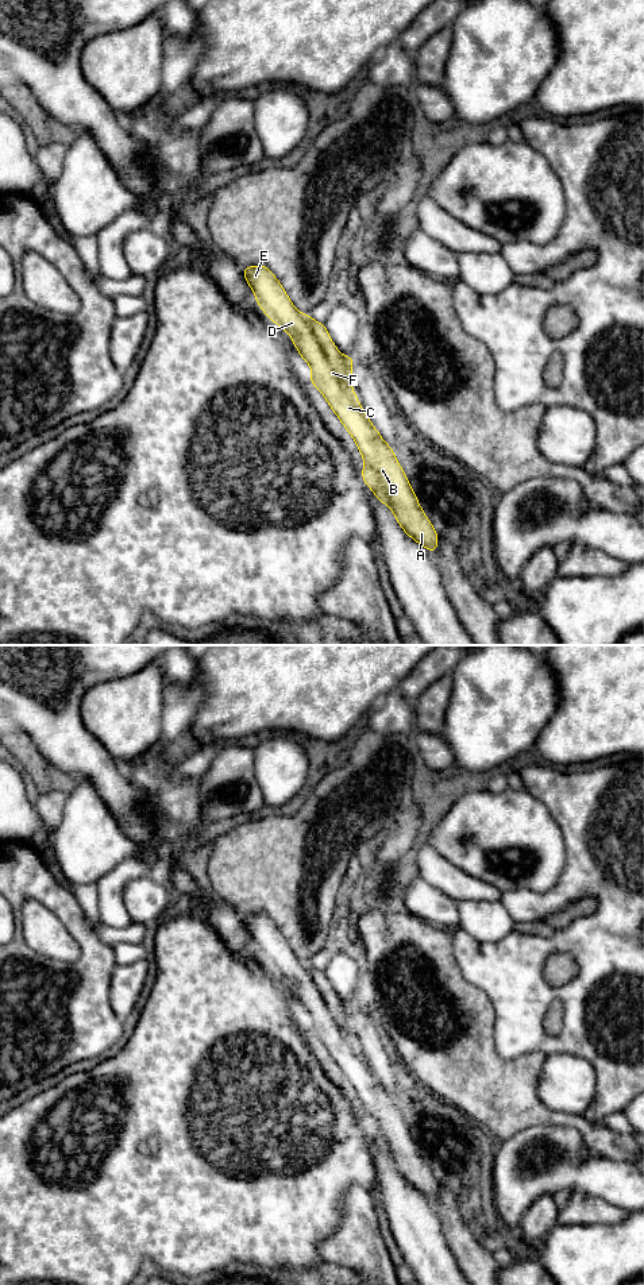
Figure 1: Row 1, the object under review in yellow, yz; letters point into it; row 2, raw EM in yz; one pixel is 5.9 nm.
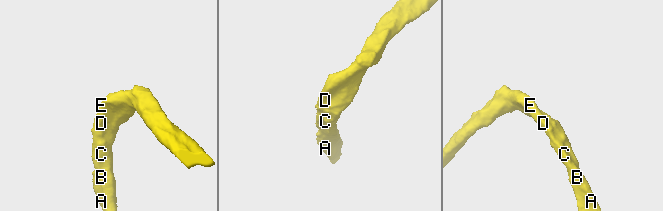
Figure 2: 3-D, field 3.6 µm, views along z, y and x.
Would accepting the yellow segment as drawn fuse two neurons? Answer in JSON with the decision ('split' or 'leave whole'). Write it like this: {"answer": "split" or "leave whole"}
{"answer": "leave whole"}

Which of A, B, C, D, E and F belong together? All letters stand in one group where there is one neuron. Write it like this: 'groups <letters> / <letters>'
groups A B C D E F

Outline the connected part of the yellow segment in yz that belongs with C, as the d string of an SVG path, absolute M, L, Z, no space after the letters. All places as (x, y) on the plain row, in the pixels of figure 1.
M242 914L242 919L244 927L252 935L257 950L265 962L290 983L301 1006L311 1012L312 1023L309 1029L312 1033L321 1039L331 1057L354 1085L356 1095L363 1103L363 1131L370 1134L374 1143L393 1158L397 1170L404 1180L435 1203L439 1182L435 1180L431 1169L419 1153L416 1141L412 1138L400 1111L397 1110L393 1096L383 1089L378 1078L373 1074L366 1060L359 1053L356 1042L352 1039L350 1024L354 1015L354 1004L343 1004L338 999L328 983L325 972L312 968L309 961L301 962L293 954L286 939L266 914Z

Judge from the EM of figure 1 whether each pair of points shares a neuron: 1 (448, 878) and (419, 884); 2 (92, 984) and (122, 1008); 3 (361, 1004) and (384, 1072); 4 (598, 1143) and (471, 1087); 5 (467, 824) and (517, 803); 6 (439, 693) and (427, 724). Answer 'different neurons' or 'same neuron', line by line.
1: different neurons
2: different neurons
3: same neuron
4: same neuron
5: same neuron
6: same neuron

